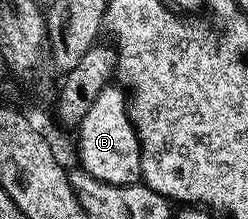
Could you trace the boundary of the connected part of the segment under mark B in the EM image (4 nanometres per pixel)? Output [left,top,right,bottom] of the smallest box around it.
[78,84,141,186]

